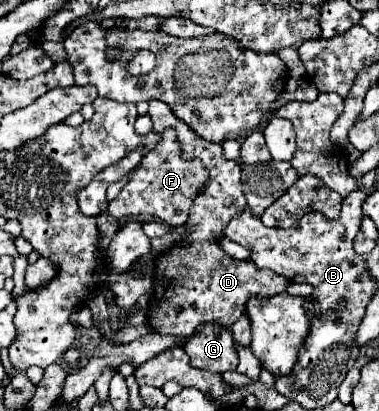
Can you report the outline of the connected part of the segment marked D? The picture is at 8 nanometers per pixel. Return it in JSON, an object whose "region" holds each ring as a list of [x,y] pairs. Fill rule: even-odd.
{"region":[[[160,100],[148,102],[148,116],[154,122],[154,132],[162,134],[166,128],[174,128],[184,160],[202,160],[208,170],[208,182],[202,184],[188,212],[188,222],[184,224],[186,234],[180,242],[160,252],[154,260],[154,290],[148,304],[148,324],[160,334],[172,336],[192,336],[194,328],[206,322],[220,322],[232,326],[238,316],[242,316],[244,306],[250,296],[270,298],[286,290],[288,280],[270,272],[268,268],[258,268],[252,260],[230,258],[218,238],[224,236],[226,222],[246,210],[246,198],[240,184],[240,166],[234,160],[222,156],[222,146],[206,142],[194,134],[182,120],[170,112],[168,104]]]}

